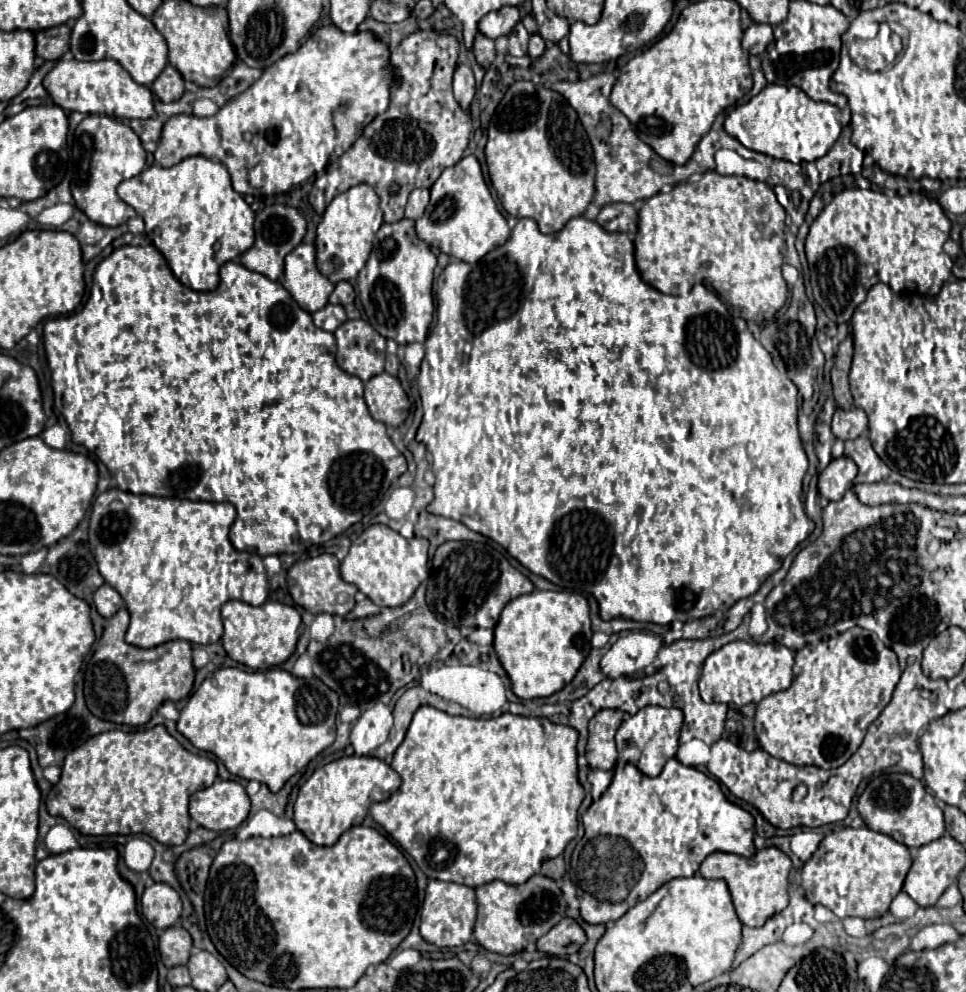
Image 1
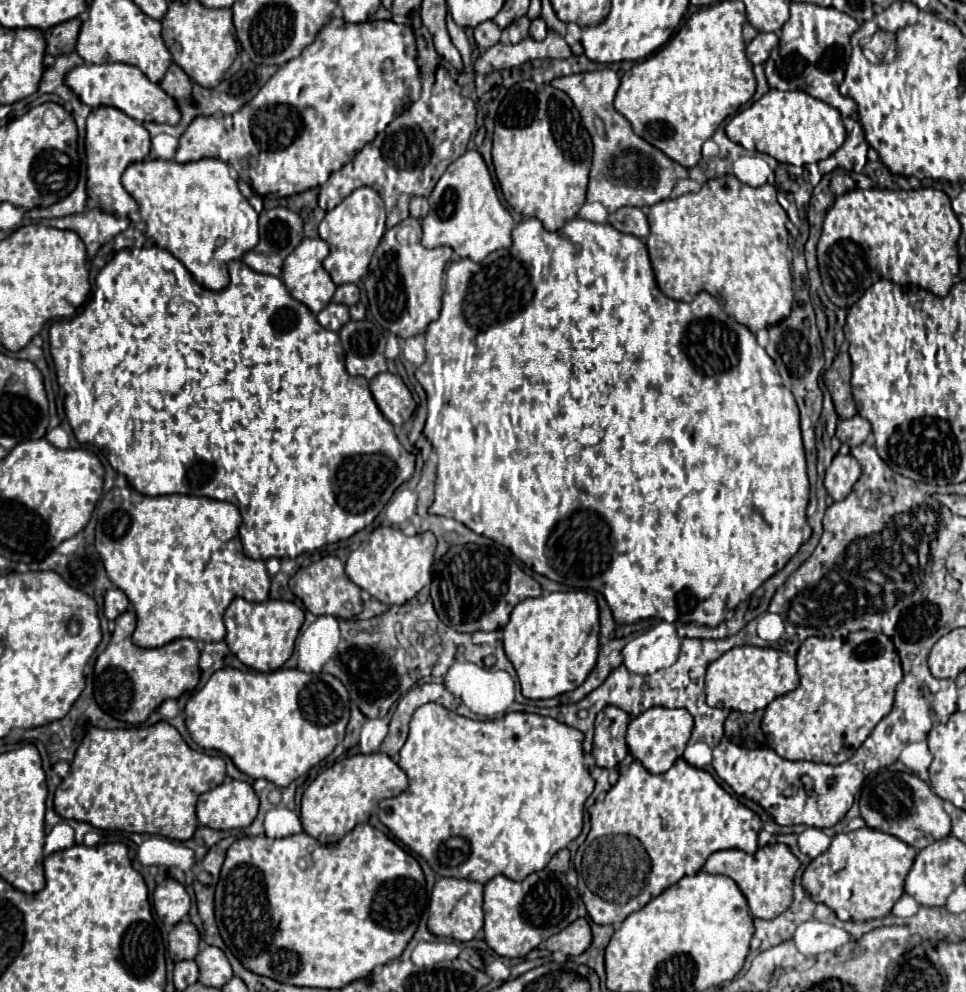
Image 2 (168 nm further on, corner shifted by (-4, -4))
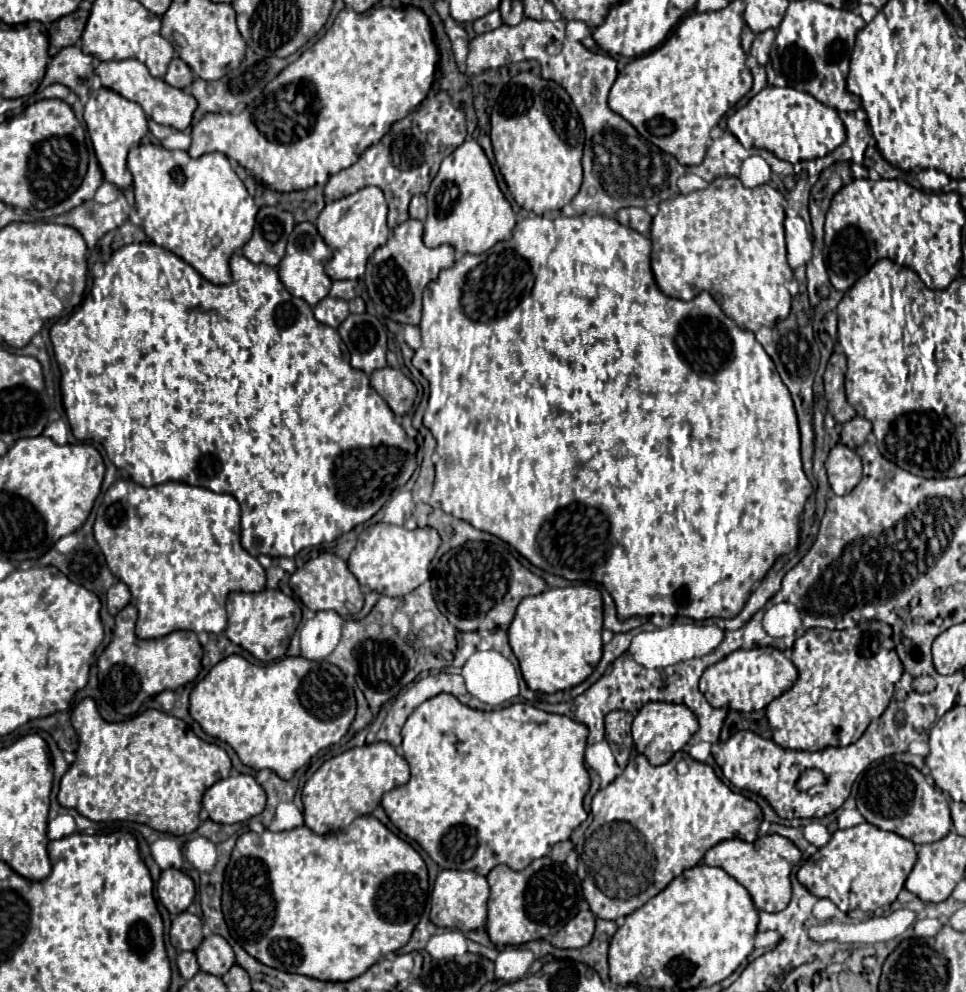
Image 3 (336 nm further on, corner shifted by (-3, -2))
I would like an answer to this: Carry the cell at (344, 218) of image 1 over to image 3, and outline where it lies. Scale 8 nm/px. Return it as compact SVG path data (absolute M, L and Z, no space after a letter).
M366 186L342 200L324 206L318 216L316 228L326 246L332 250L332 258L326 262L326 274L330 276L330 280L356 280L364 276L370 254L378 246L384 246L384 242L388 240L386 214L386 198L376 186Z

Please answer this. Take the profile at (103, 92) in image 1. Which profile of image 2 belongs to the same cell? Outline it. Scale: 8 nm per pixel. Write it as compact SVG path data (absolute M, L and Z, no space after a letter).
M107 62L77 66L67 74L67 86L89 106L115 106L139 122L165 122L175 126L181 120L177 102L167 96L159 84L149 82L149 78L137 66L131 64Z

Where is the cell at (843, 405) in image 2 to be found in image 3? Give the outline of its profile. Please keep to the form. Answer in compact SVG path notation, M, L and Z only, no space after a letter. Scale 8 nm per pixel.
M834 352L824 372L824 390L828 410L832 412L838 424L844 424L856 416L856 410L848 404L844 394L844 376L846 376L846 356L842 352Z

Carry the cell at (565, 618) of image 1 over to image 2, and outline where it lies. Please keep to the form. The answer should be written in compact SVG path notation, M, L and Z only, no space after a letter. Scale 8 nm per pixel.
M575 590L575 592L551 592L551 594L541 594L537 598L523 600L521 604L515 606L509 624L503 628L503 646L507 658L515 666L521 692L525 698L541 700L541 698L553 698L575 690L585 682L585 678L589 676L589 672L597 662L597 652L599 652L597 598L591 592Z

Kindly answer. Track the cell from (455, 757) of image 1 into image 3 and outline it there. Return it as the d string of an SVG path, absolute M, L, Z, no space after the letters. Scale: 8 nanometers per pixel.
M438 694L436 698L430 698L428 702L422 702L406 720L402 728L402 756L410 764L410 780L404 786L398 786L382 796L382 808L386 810L388 818L392 824L412 838L414 842L420 844L420 848L440 866L440 868L450 868L450 870L474 870L482 876L486 876L492 868L506 864L512 870L524 870L530 862L548 856L550 848L558 842L564 842L570 838L570 834L586 820L584 812L584 796L590 788L590 776L584 766L584 750L586 750L586 738L588 738L588 728L580 726L578 722L572 722L568 716L560 714L550 714L544 710L538 710L530 704L512 704L508 708L496 710L496 712L478 712L462 702L458 702L450 694Z

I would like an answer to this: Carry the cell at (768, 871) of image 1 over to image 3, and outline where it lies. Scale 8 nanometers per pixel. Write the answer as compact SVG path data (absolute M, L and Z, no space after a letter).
M770 834L764 838L758 838L756 842L748 844L744 840L724 840L710 848L704 856L704 862L708 866L716 866L726 870L732 878L736 878L752 896L754 906L764 912L780 912L788 906L790 896L792 896L792 886L790 886L790 872L792 866L800 862L800 850L796 848L794 842L788 838L782 838L778 834Z

